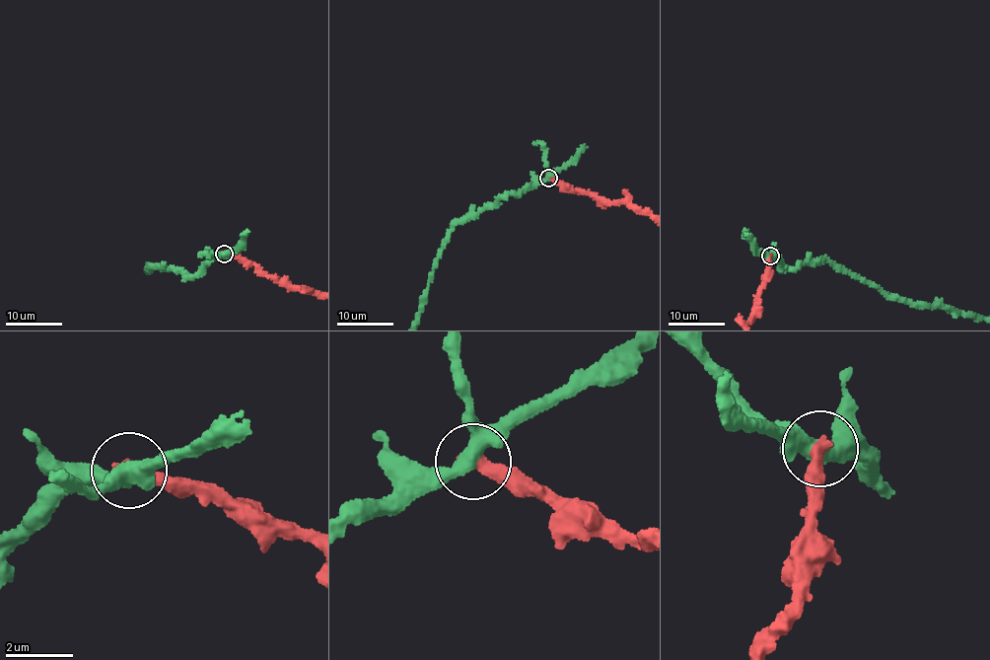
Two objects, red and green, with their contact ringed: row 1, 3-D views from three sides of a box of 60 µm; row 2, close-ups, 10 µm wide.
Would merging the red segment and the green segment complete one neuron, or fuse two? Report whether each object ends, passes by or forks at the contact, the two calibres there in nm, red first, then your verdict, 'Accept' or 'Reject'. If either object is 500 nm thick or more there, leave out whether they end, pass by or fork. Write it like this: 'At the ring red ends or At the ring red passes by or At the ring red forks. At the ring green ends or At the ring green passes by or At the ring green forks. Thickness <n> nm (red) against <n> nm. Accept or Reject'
At the ring red ends. At the ring green forks. Thickness 420 nm (red) against 380 nm. Reject

